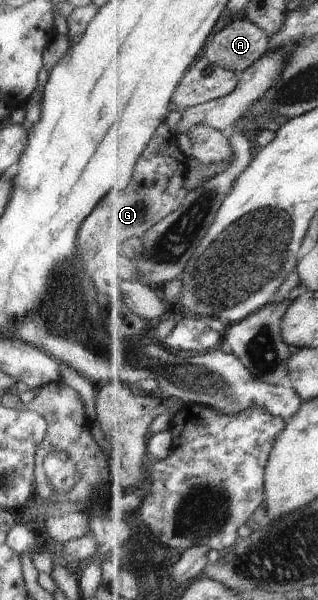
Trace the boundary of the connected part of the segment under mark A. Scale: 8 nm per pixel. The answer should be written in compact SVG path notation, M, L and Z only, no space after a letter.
M238 18L217 32L204 56L223 69L242 74L271 47L271 38L248 18Z

